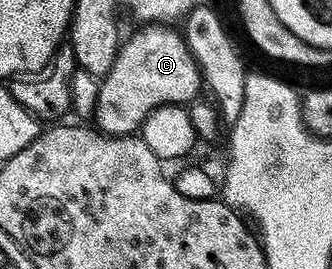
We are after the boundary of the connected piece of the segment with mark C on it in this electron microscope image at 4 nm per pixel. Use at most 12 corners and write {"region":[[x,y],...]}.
{"region":[[164,23],[121,44],[94,125],[139,130],[152,109],[202,89],[183,36]]}

